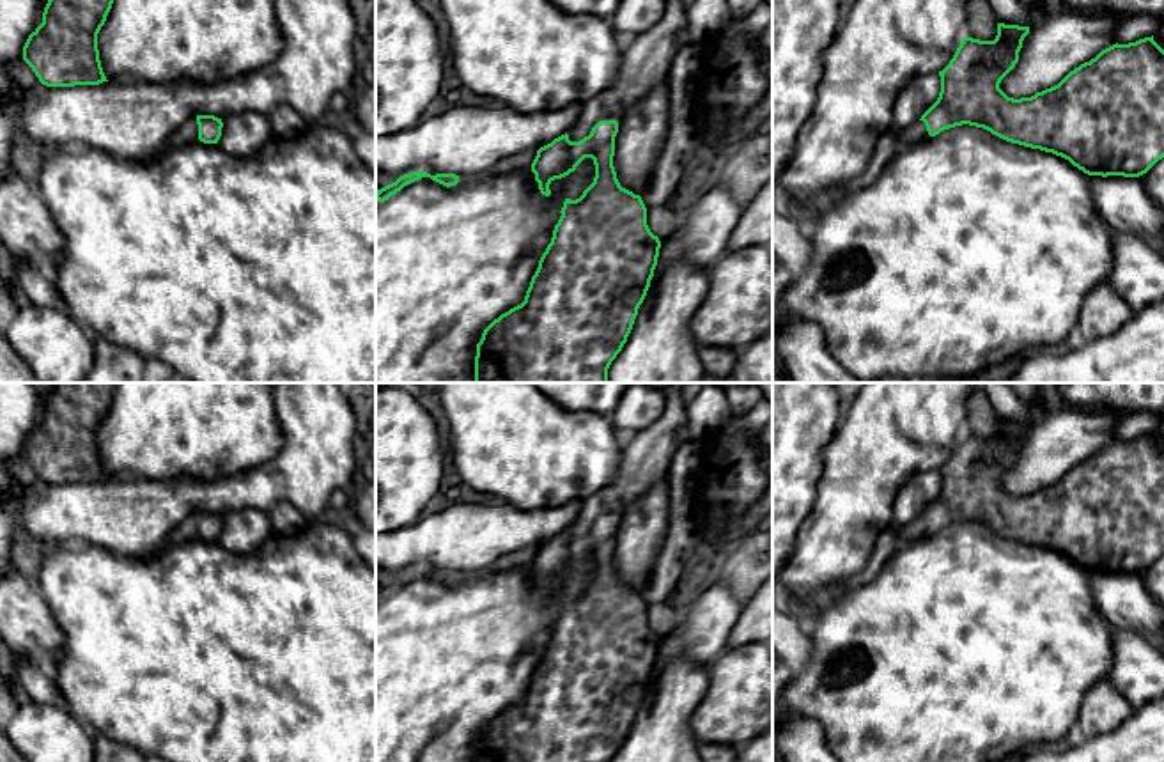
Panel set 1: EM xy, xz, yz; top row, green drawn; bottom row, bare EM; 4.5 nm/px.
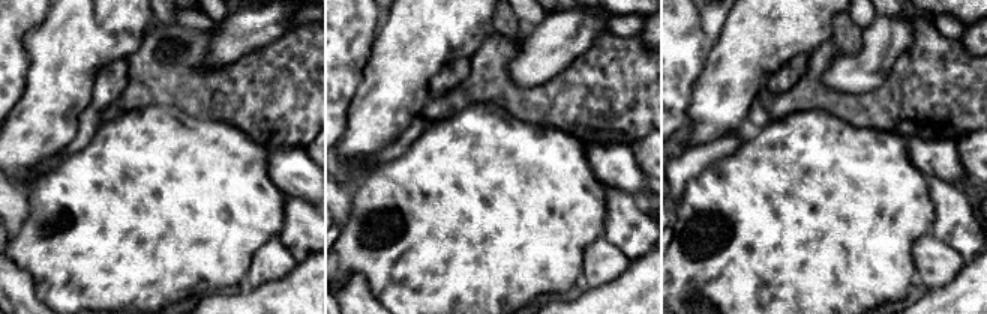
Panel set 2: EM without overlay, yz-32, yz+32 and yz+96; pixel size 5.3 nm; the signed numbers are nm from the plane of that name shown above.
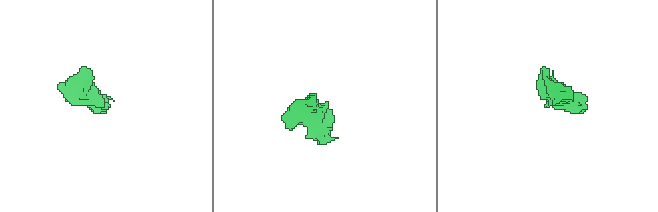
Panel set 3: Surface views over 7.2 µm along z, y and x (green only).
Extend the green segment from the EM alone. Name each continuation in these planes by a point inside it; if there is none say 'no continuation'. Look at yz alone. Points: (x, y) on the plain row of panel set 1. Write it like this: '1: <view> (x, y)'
1: yz (916, 528)

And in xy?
1: xy (188, 530)

